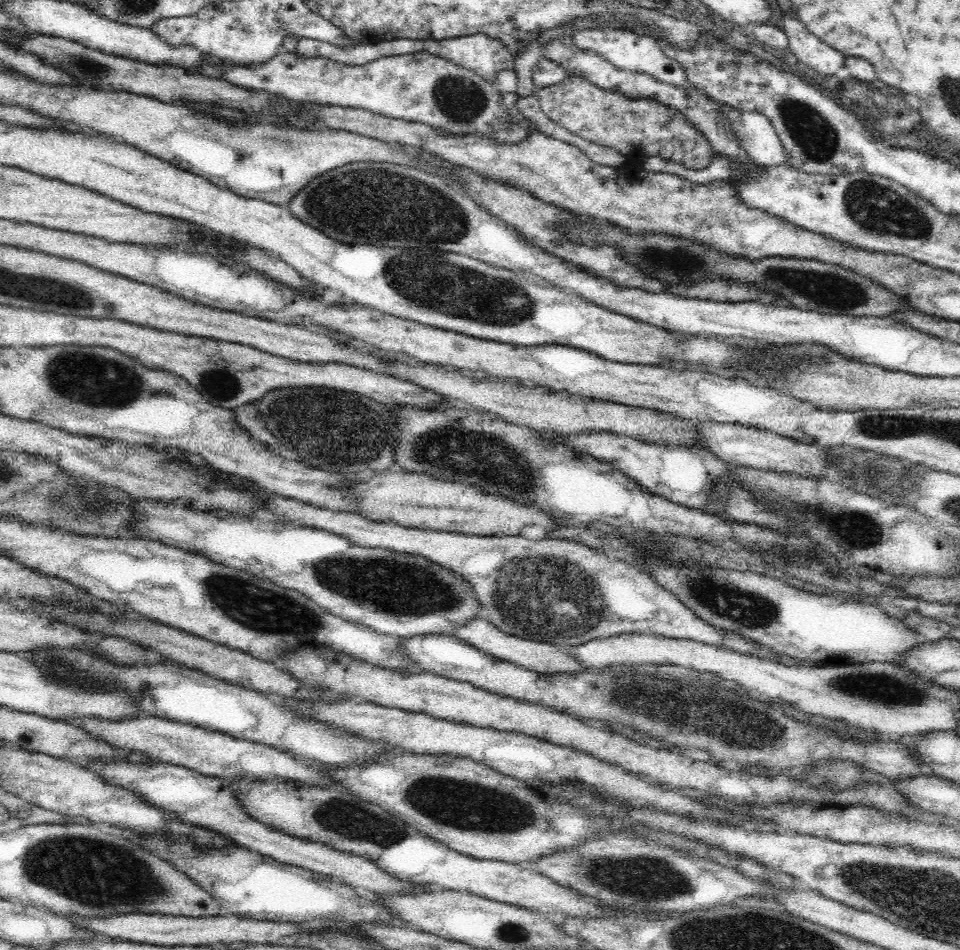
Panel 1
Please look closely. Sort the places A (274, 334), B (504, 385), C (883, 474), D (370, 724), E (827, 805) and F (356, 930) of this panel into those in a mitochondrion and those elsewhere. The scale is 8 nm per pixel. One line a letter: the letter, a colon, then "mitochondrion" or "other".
A: other
B: other
C: mitochondrion
D: other
E: other
F: other

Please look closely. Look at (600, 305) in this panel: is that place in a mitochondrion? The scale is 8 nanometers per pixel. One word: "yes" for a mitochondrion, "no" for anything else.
no

